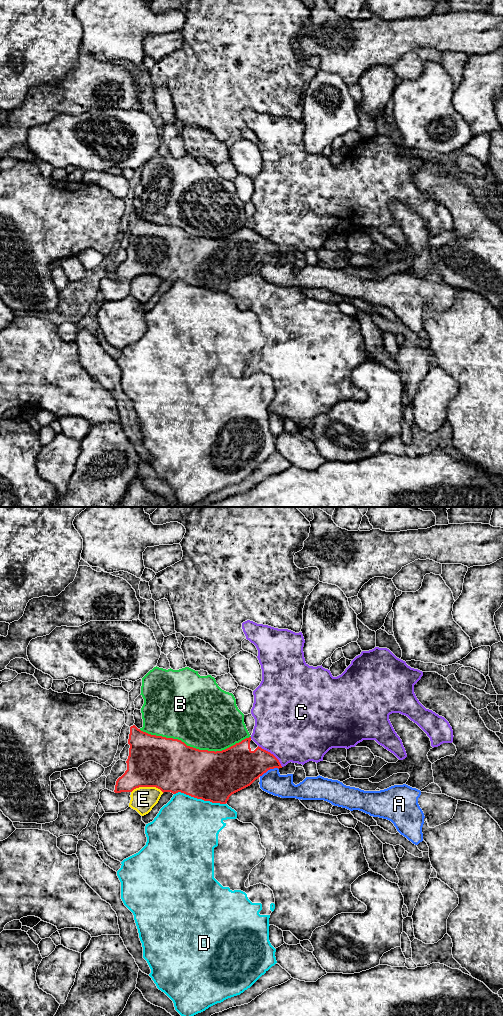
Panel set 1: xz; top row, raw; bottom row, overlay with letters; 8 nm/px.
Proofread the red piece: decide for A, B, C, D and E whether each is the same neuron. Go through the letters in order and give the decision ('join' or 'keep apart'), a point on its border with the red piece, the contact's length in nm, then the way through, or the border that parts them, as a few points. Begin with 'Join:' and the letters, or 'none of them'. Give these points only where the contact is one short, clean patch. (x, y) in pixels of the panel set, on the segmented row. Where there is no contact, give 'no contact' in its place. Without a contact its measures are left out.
Join: A
A: join; contact xz (268, 769); length 170 nm; way xz (237, 767), (268, 769), (272, 782)
B: keep apart; contact xz (195, 748); length 900 nm
C: keep apart; contact xz (270, 753); length 260 nm
D: keep apart; contact xz (200, 798); length 420 nm
E: keep apart; contact xz (147, 786); length 260 nm

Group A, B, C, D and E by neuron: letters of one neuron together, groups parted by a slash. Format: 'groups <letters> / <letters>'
groups A / B / C / D / E

